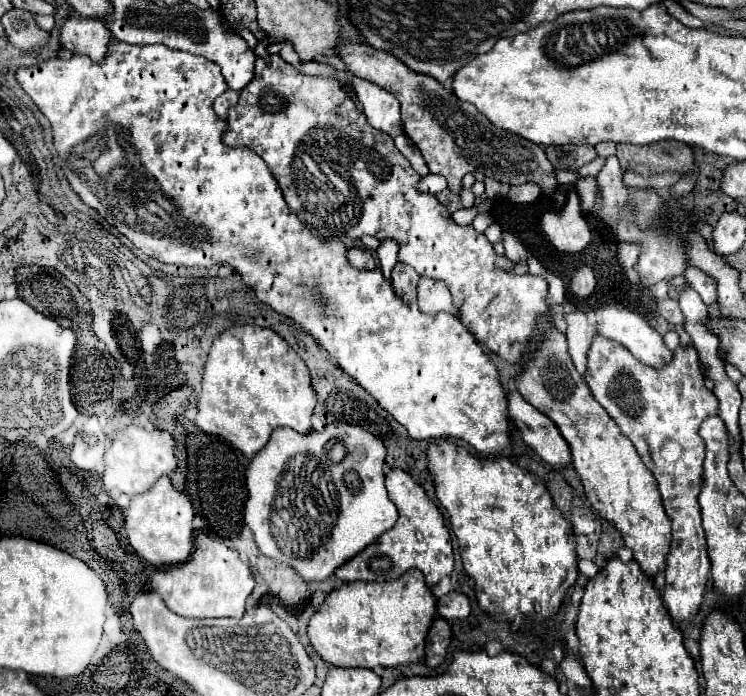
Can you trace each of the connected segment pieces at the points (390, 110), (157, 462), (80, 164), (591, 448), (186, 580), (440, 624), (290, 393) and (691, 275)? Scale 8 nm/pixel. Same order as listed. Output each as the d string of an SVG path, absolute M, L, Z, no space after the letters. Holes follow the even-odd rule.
M337 56L314 57L314 61L334 65L338 71L344 71L348 75L348 79L352 81L354 93L362 103L364 115L376 129L384 129L390 137L398 137L404 133L402 121L400 121L400 103L388 91L356 77L350 69L346 69L344 63L340 63L340 58Z
M128 427L120 433L104 453L104 473L102 483L106 491L118 489L120 493L138 495L148 491L162 475L170 475L176 469L174 439L166 431L146 431L142 427Z
M112 41L110 55L100 65L92 63L86 55L74 55L70 59L56 57L52 61L40 63L40 65L20 69L16 73L16 79L20 81L24 91L34 99L34 103L40 107L40 111L48 117L48 121L52 125L54 147L58 149L62 169L64 169L72 189L78 193L78 197L86 205L94 207L100 213L102 221L108 227L114 227L114 231L128 237L140 251L144 251L146 255L150 255L150 257L154 257L154 259L158 259L162 263L174 263L174 265L184 265L184 267L212 267L212 265L222 265L222 263L232 265L242 275L244 283L248 283L256 291L256 295L258 295L258 299L262 303L266 303L272 309L276 309L278 313L290 317L306 333L316 337L322 343L322 347L326 351L330 351L338 359L340 367L350 377L354 377L380 403L380 407L384 407L392 417L396 417L408 429L412 439L454 437L454 439L466 441L478 453L480 453L480 447L486 447L486 455L494 455L494 453L498 455L498 453L502 453L502 449L508 447L508 443L512 439L512 419L508 415L508 395L504 391L500 371L492 363L488 351L472 337L472 333L462 325L462 321L456 315L450 315L450 313L444 313L444 311L440 315L436 315L436 317L434 315L422 315L416 305L404 305L404 303L400 303L400 299L396 299L396 295L392 291L392 285L384 279L380 269L360 271L360 269L350 267L350 263L346 261L346 245L338 237L334 237L330 241L318 239L306 229L306 225L296 215L292 215L292 211L288 209L288 205L286 205L286 201L282 197L280 187L274 183L274 176L252 149L248 149L248 147L234 149L234 147L228 147L228 145L224 145L220 141L222 133L226 131L226 123L220 121L220 117L212 111L212 103L220 93L224 93L228 89L228 85L224 83L224 77L220 73L220 67L216 67L216 63L212 63L212 61L208 61L204 57L186 53L186 51L168 49L166 45L128 45L128 43ZM162 175L166 175L168 181L164 181L164 183L168 183L168 185L162 183L162 179L160 179ZM140 177L142 177L142 187L136 185L140 181ZM160 197L166 199L174 207L174 211L170 211L170 215L166 213L168 207L158 209L160 201L162 201ZM452 377L456 379L456 385L454 385Z
M548 319L540 321L538 339L540 335L542 347L538 347L532 361L524 365L518 393L560 427L560 433L572 447L572 463L580 473L590 505L602 519L608 519L616 527L626 547L632 549L634 561L654 579L666 569L666 555L670 551L670 519L662 507L656 479L652 479L650 471L636 455L632 441L622 435L616 421L608 417L590 395L588 385L574 369L566 335L550 325Z
M206 533L196 535L196 551L192 557L168 571L156 571L152 575L154 591L164 603L180 617L236 617L240 619L246 611L246 597L252 593L254 577L250 567L240 559L238 551L224 543L208 537Z
M436 617L426 637L426 665L432 669L442 665L450 643L452 643L452 629L448 621L442 617Z
M234 325L214 339L204 367L202 393L198 399L198 415L196 415L196 425L204 433L218 435L230 441L232 447L252 459L270 441L272 431L278 427L290 427L302 435L312 431L310 415L314 411L314 405L316 393L312 391L308 367L288 347L288 343L276 335L274 329L262 329L256 325Z
M695 267L686 269L686 279L692 283L692 287L696 287L706 305L712 305L716 301L716 287L712 287L712 283L708 283L708 279L704 279L704 275L700 275Z

